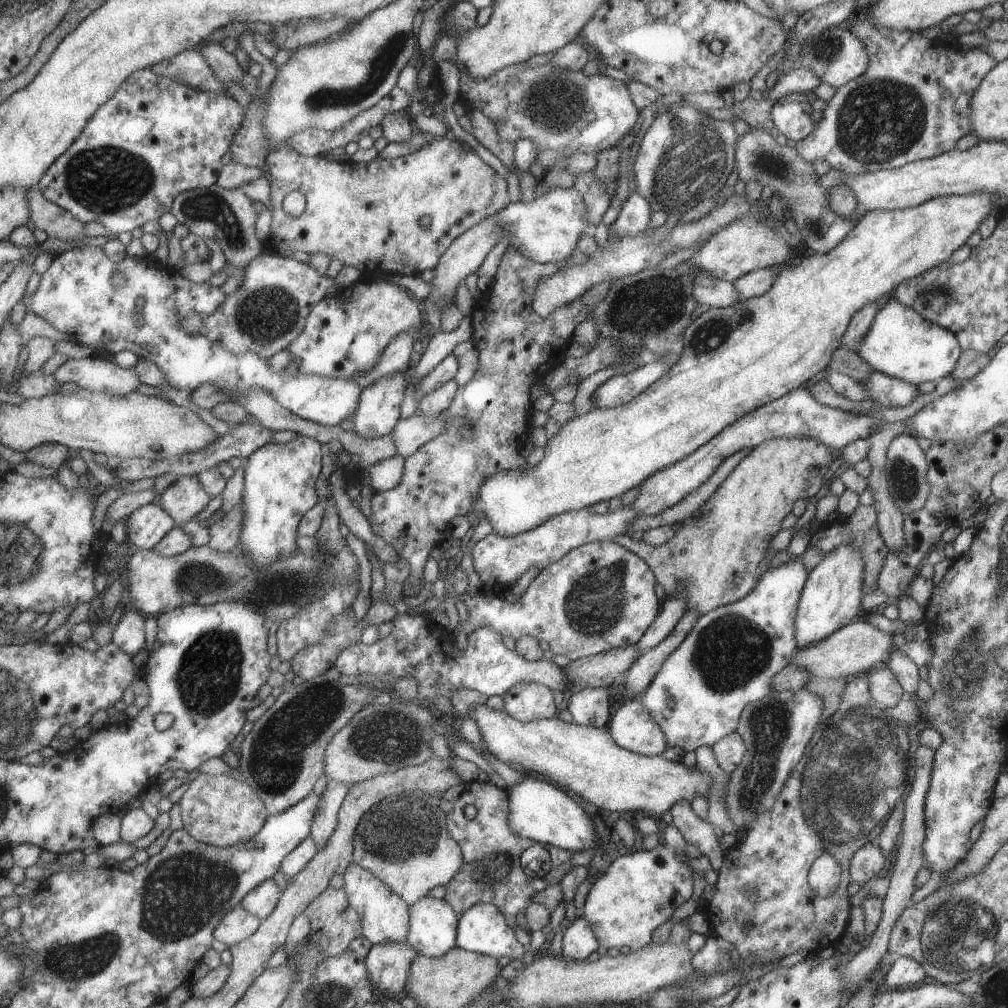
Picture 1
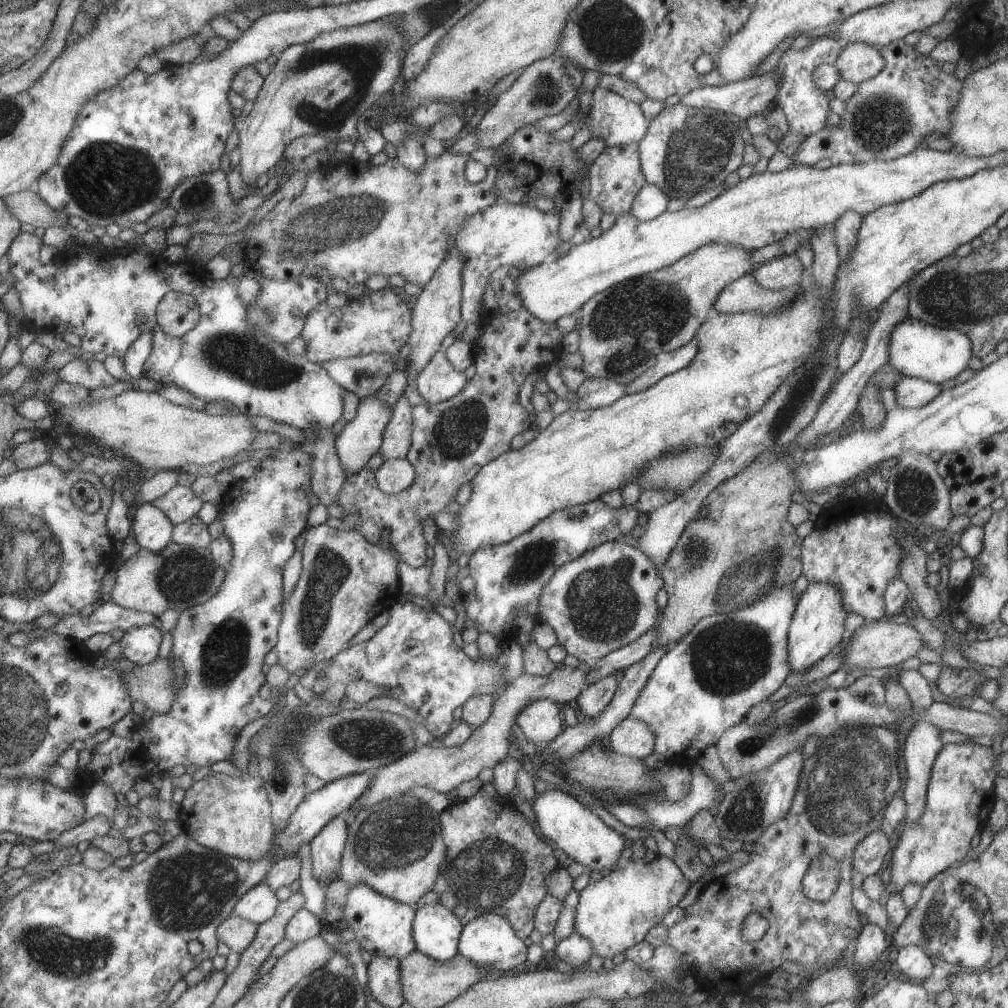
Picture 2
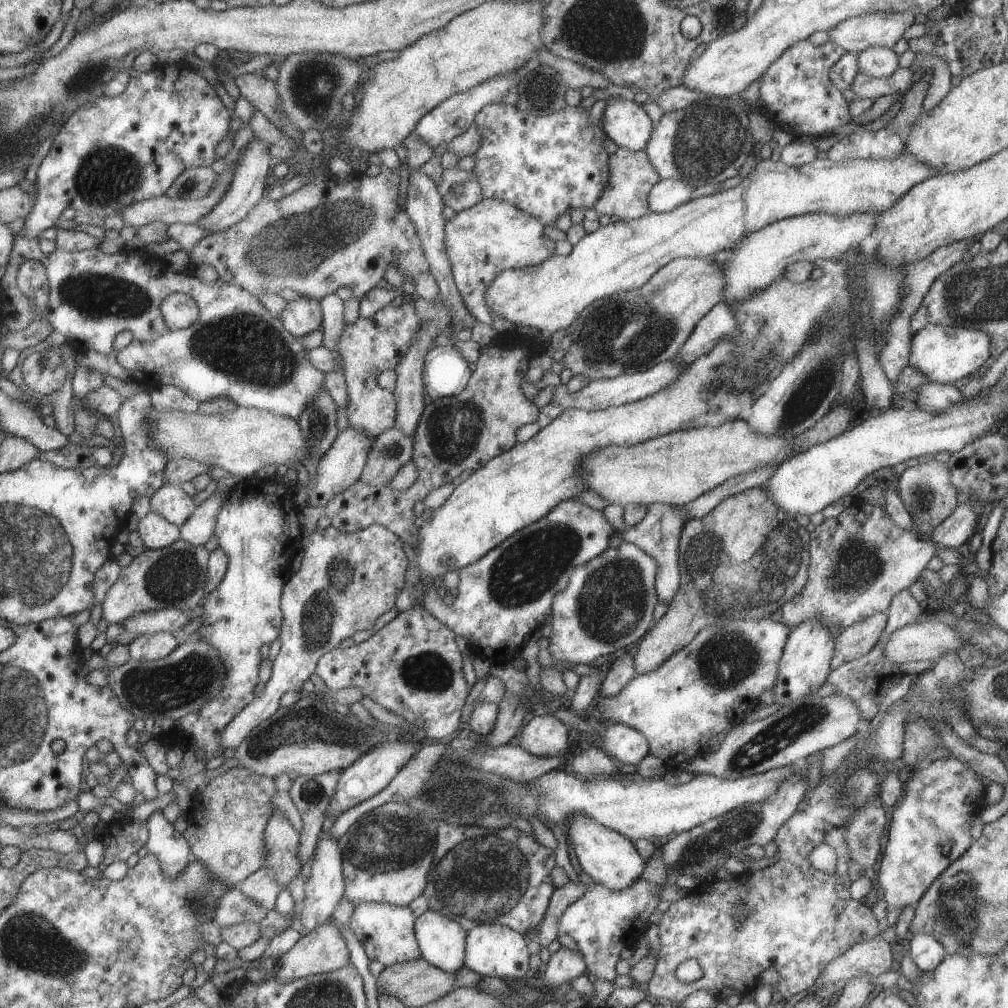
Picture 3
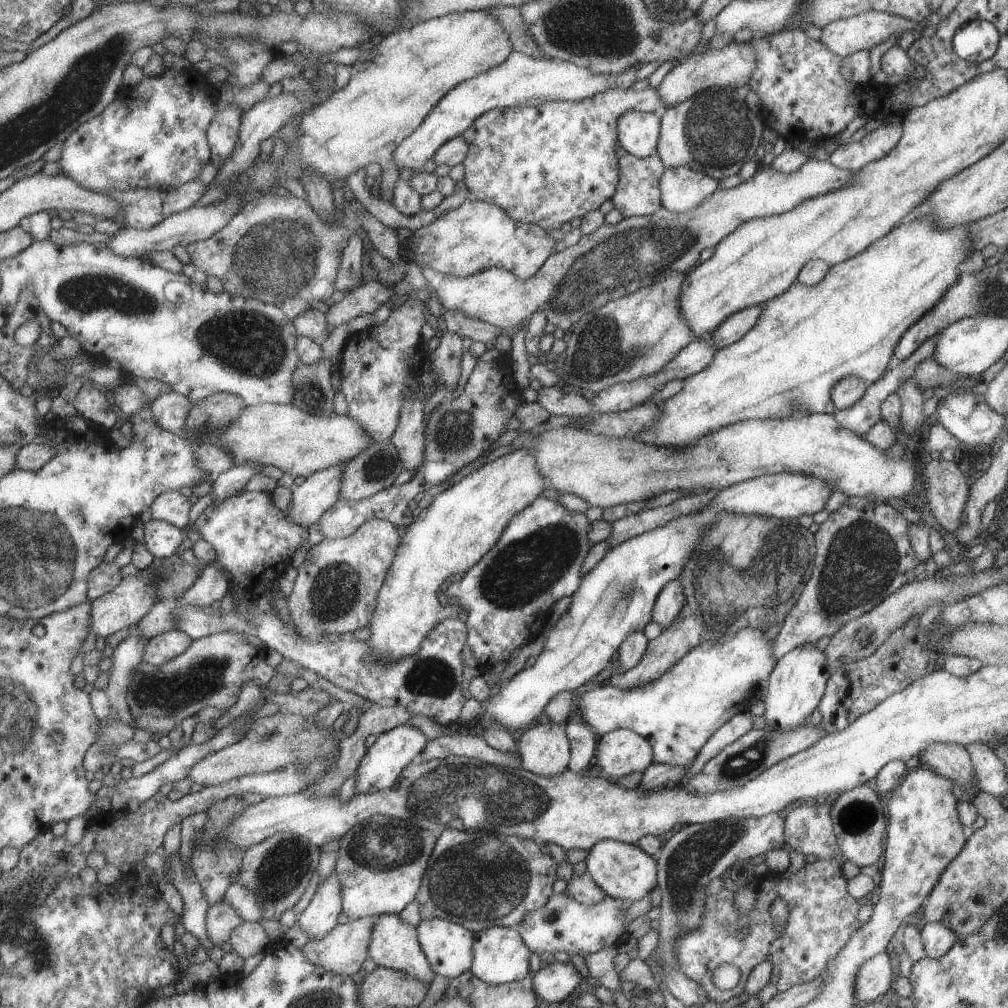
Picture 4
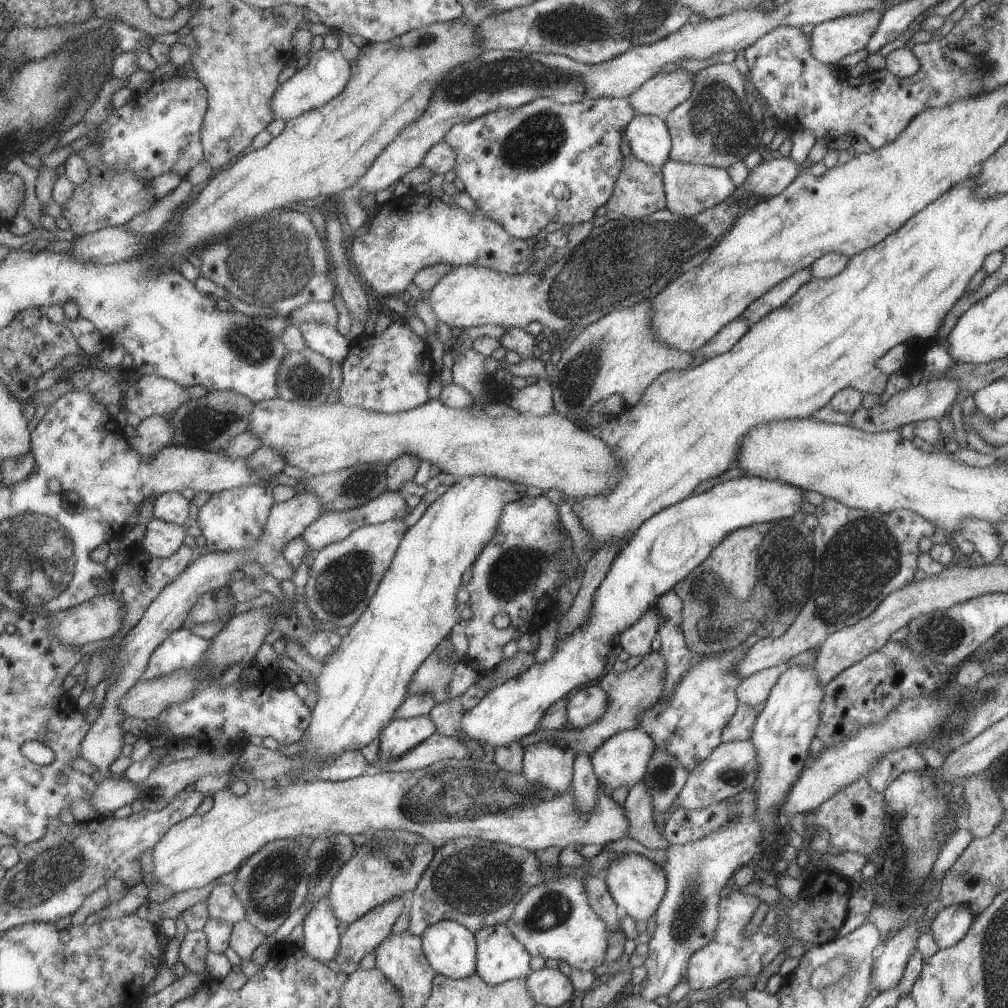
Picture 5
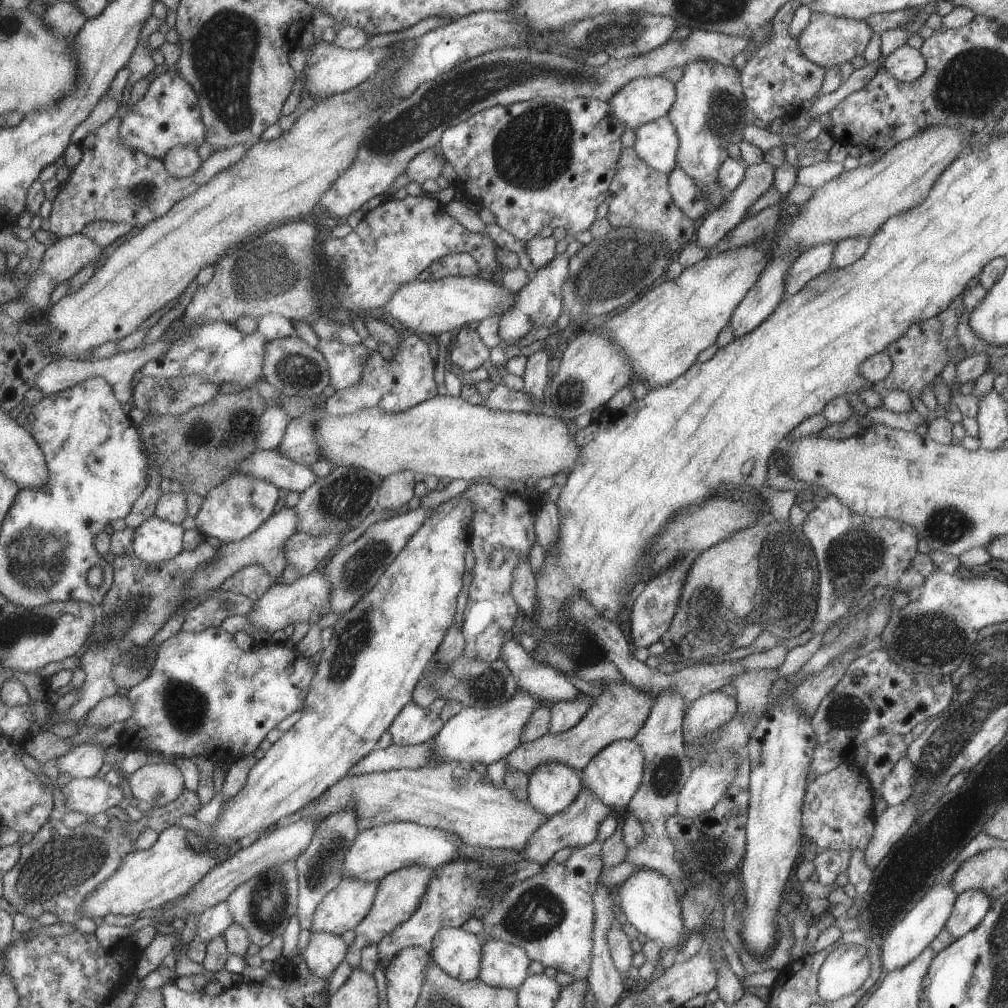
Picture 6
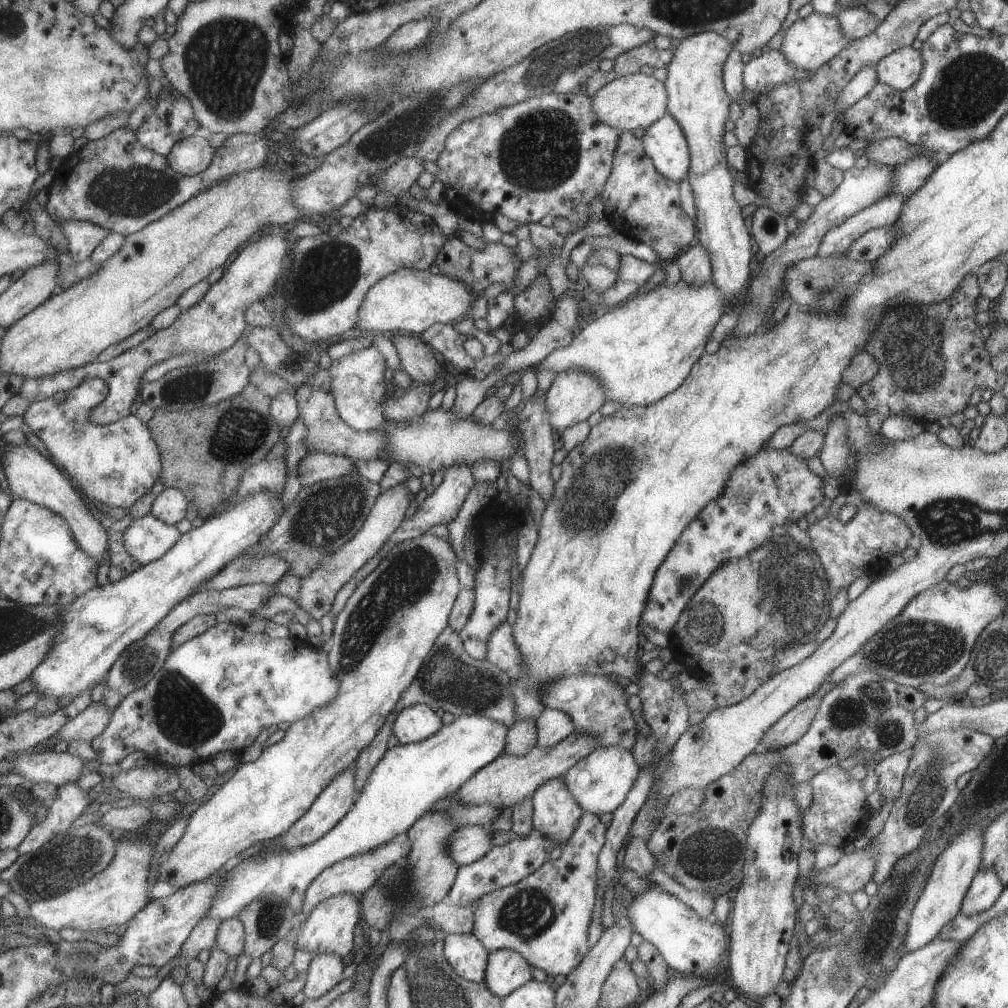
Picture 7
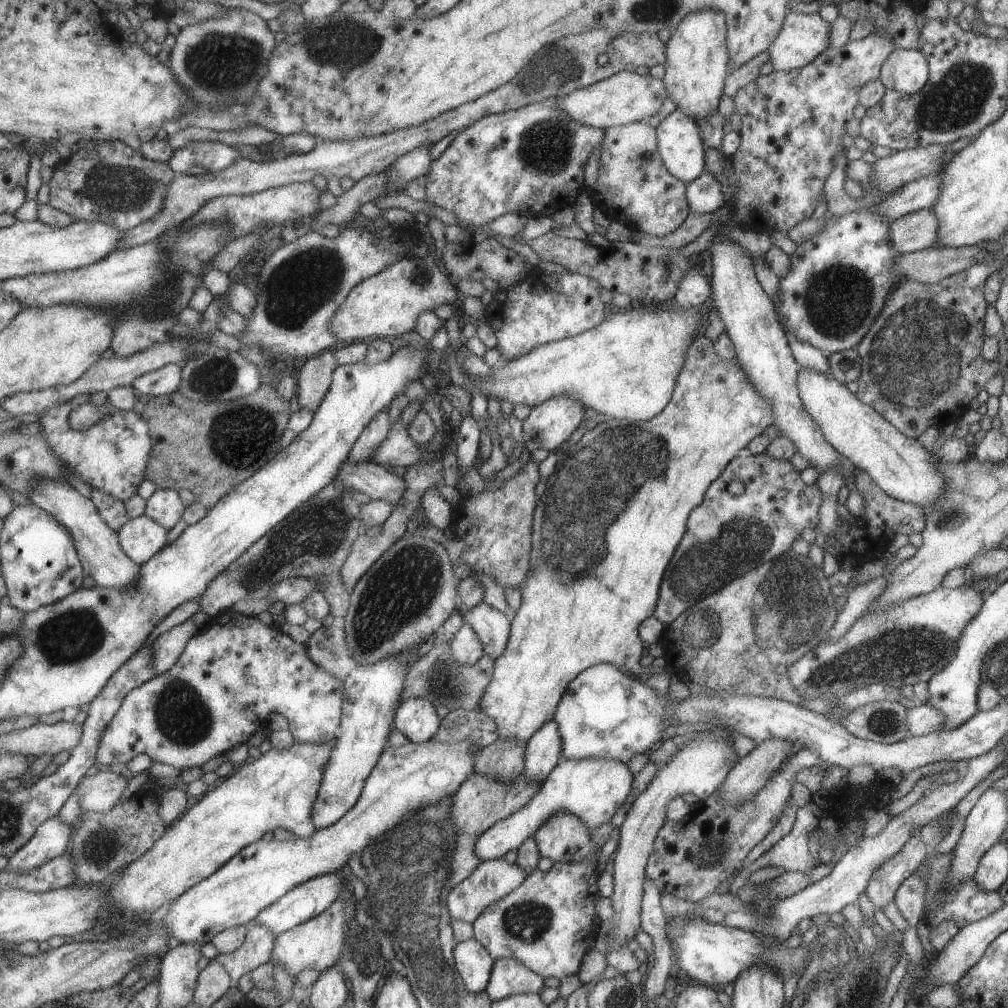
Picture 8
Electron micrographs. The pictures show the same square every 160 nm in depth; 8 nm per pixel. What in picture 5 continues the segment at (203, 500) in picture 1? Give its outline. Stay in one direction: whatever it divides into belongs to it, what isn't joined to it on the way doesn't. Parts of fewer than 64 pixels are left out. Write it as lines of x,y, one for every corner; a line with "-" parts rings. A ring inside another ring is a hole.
178,491
163,493
154,500
151,514
153,514
153,519
186,527
189,522
187,518
189,503
190,501

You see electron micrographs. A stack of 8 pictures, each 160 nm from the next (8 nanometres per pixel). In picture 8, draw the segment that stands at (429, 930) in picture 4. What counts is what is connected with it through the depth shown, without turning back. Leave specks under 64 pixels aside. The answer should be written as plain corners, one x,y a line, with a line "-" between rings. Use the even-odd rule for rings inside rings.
470,937
453,948
454,970
458,973
462,990
477,995
489,982
493,958

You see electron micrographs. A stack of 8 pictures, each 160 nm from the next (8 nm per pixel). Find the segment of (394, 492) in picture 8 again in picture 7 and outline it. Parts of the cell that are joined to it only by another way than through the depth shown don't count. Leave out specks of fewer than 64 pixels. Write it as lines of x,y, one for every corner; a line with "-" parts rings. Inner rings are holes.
317,451
306,452
297,463
296,472
303,487
317,481
334,479
349,473
359,475
347,457
334,454
326,455

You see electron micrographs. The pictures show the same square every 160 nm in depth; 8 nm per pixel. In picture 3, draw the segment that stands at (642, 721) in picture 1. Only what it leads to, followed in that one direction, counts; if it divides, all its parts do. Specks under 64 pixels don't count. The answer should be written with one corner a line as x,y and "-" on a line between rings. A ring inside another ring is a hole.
621,723
609,725
601,736
603,752
619,763
637,766
648,754
648,742
641,732

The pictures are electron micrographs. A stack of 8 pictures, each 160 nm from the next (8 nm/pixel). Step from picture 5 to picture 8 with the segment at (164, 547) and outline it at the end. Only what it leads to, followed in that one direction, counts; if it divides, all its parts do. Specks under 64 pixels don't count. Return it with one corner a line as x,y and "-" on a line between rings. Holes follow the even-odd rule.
145,515
125,522
117,530
122,552
134,564
143,564
166,546
168,530
161,528
155,520

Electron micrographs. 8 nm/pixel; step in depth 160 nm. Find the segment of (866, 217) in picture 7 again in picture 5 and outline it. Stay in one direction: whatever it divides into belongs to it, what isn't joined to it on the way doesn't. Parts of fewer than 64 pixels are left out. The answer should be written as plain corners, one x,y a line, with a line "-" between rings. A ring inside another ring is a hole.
808,267
792,273
775,286
772,286
765,294
754,300
740,314
747,326
755,324
762,316
771,312
774,308
779,308
804,282
811,279

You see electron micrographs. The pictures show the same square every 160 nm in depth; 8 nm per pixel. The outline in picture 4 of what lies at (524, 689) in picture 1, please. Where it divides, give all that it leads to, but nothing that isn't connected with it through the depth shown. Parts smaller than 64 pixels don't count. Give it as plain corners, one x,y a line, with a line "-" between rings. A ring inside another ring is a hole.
541,718
516,734
515,750
521,758
522,768
535,775
551,776
565,772
570,759
570,746
565,736
565,722

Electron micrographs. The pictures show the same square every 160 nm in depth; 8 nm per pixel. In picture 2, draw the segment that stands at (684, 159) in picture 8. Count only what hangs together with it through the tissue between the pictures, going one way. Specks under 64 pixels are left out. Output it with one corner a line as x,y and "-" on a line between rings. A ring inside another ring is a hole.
597,86
591,93
592,98
589,110
585,116
579,116
581,125
577,125
577,130
587,130
589,137
593,136
593,138
601,139
606,147
629,144
633,141
640,142
642,140
649,121
643,117
637,103
625,100
622,96

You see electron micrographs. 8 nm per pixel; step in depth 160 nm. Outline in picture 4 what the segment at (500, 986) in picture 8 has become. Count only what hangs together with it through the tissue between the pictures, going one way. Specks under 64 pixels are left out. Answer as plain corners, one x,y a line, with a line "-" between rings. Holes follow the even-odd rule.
492,926
472,932
471,974
490,985
498,985
521,980
528,976
528,958
530,950
525,946
521,936
512,927

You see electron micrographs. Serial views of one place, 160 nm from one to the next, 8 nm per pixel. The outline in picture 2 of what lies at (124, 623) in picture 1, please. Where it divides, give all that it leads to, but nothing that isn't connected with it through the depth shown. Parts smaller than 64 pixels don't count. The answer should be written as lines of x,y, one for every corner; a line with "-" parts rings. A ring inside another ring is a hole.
153,625
128,628
117,641
125,660
133,666
146,665
154,660
161,638

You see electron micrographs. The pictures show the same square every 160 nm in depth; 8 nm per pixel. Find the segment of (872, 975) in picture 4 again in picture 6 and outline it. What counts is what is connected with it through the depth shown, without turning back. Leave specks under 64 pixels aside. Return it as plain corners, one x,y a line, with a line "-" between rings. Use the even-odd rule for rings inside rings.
950,882
934,886
930,892
915,903
912,909
887,933
880,946
880,959
883,970
894,971
909,964
929,942
944,928
945,921
951,912
955,897

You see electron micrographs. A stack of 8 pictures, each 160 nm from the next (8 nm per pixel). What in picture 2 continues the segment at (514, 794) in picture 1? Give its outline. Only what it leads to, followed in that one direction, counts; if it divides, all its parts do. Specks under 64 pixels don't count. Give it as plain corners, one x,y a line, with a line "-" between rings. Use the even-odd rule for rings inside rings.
558,789
535,793
529,802
535,818
535,826
543,838
549,838
576,863
585,865
590,872
600,870
602,875
611,871
623,849
623,838
607,827
593,812
579,803
575,797

